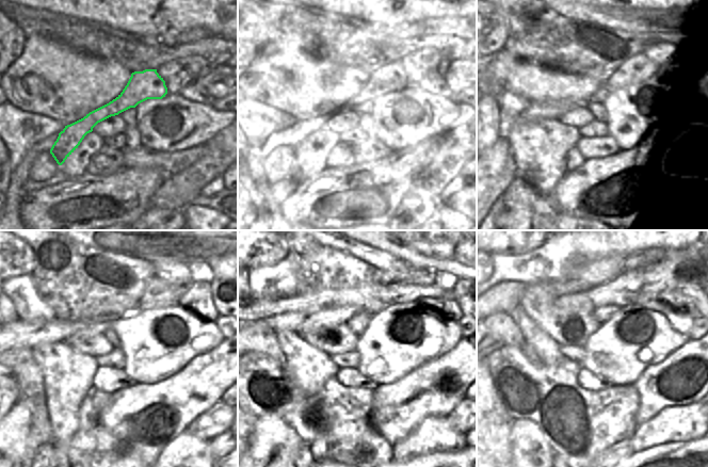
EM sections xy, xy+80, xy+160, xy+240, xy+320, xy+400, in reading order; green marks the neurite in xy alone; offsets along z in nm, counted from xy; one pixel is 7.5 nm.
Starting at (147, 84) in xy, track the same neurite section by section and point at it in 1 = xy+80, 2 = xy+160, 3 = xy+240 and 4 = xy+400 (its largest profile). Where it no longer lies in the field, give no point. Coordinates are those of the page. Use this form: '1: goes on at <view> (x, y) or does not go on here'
1: goes on at xy+80 (392, 77)
2: goes on at xy+160 (638, 68)
3: goes on at xy+240 (157, 294)
4: goes on at xy+400 (644, 258)

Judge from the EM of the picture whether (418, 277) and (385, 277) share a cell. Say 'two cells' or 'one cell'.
one cell

